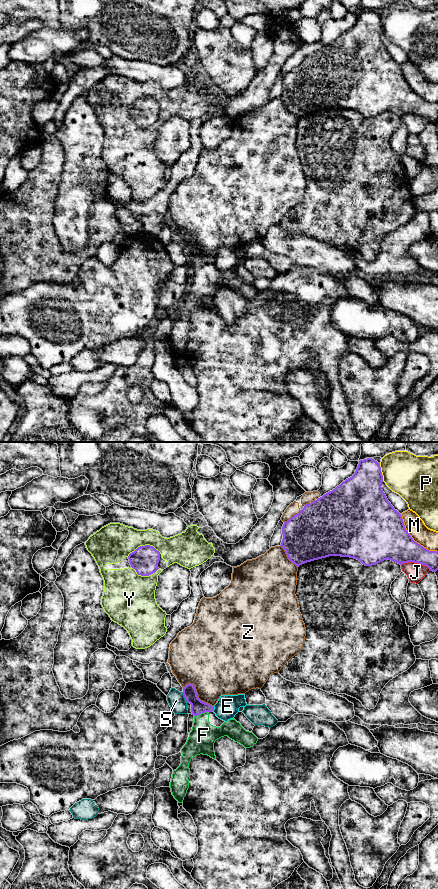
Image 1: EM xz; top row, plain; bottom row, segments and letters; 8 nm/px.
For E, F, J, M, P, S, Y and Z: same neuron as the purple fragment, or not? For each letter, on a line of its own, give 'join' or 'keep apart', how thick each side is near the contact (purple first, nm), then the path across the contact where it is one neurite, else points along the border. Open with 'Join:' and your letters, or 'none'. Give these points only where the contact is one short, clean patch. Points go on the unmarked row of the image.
Join: F
E: keep apart; calibres 120 and 190 nm
F: join; calibres 120 and 220 nm; way xz (198, 259), (200, 265), (203, 287)
J: keep apart; calibres 280 and 150 nm
M: keep apart; calibres 380 and 150 nm
P: keep apart; calibres 360 and 340 nm
S: keep apart; calibres 120 and 140 nm
Y: keep apart; calibres 220 and 300 nm
Z: keep apart; calibres 120 and 420 nm

